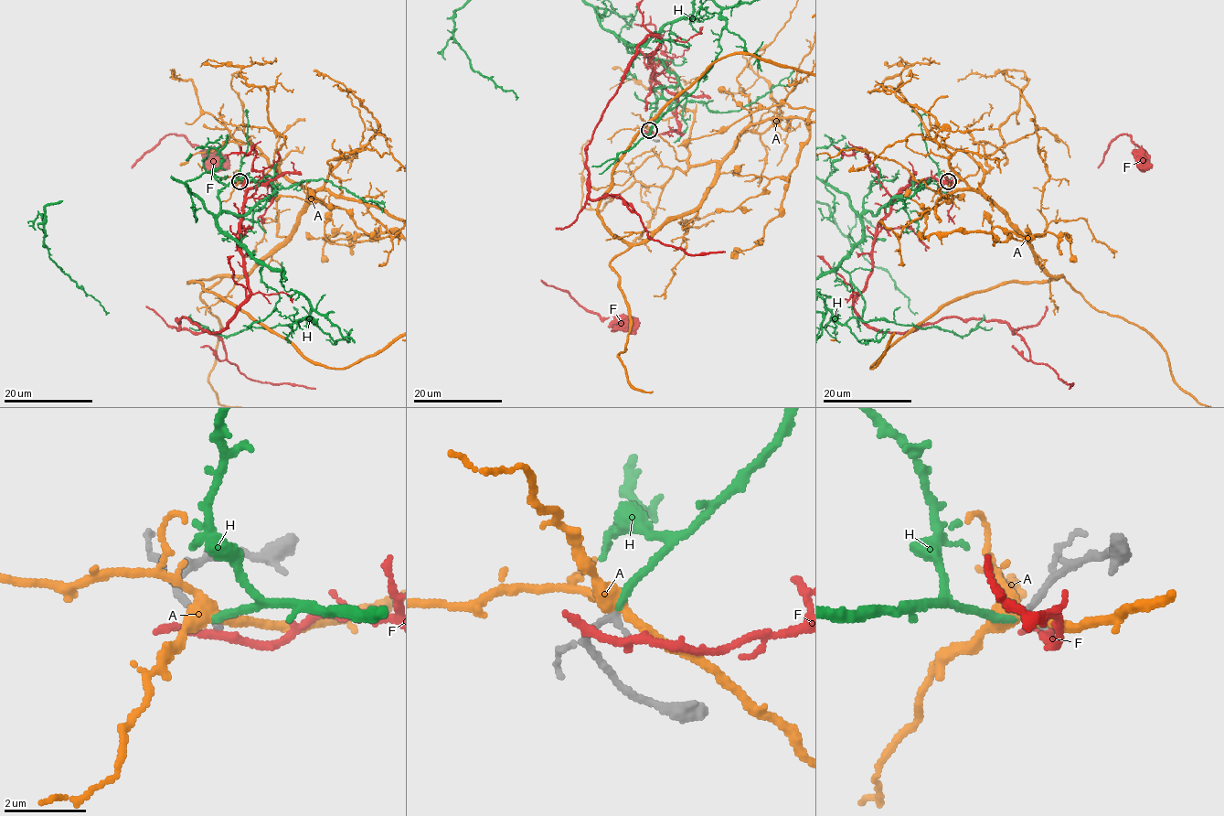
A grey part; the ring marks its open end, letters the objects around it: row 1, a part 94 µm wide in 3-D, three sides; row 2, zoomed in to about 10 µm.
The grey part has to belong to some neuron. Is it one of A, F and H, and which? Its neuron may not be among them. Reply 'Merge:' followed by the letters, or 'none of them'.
Merge: H

